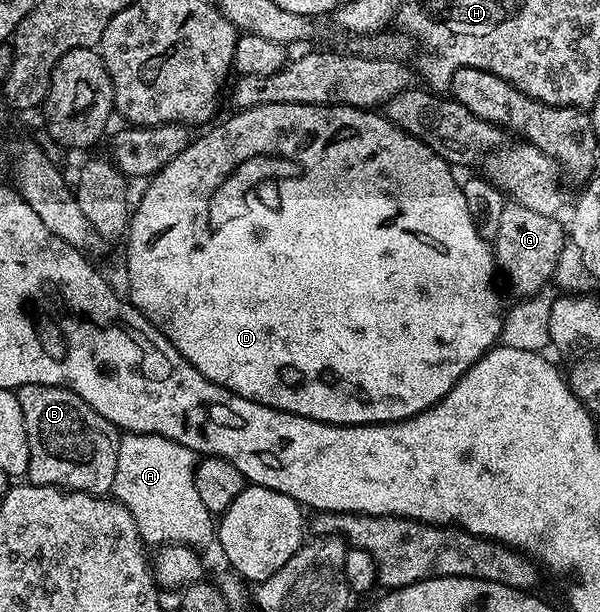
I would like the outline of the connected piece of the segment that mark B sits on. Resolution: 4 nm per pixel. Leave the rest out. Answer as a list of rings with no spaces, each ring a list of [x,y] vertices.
[[[24,385],[17,388],[16,394],[20,409],[24,409],[24,429],[28,433],[25,478],[36,485],[109,496],[116,477],[119,428],[66,387]]]

